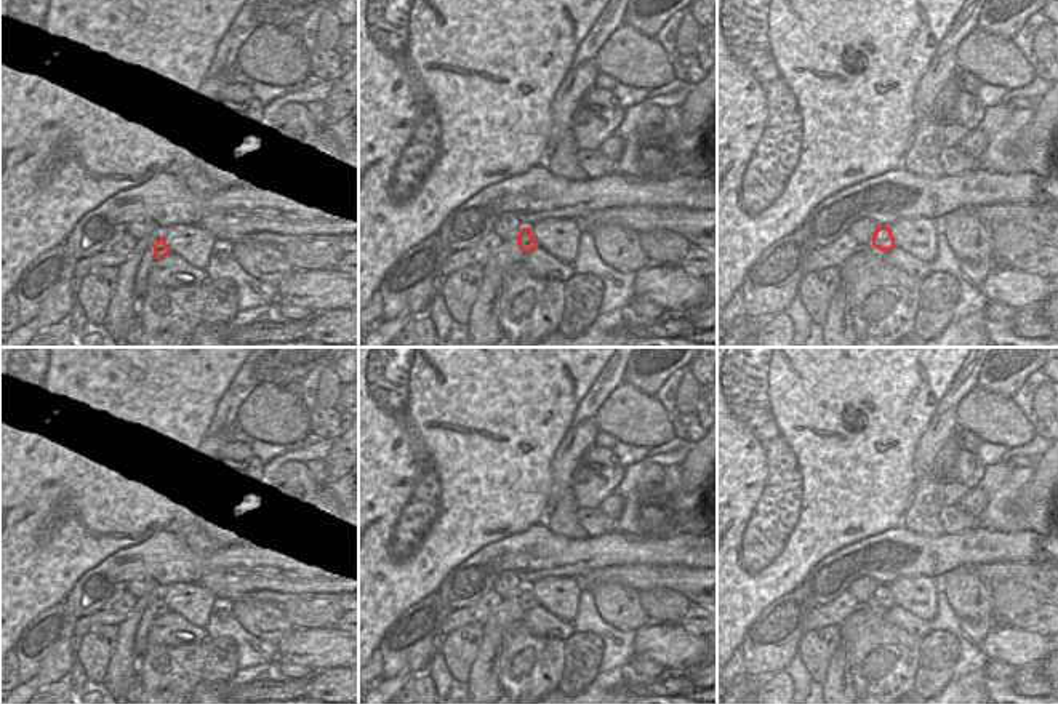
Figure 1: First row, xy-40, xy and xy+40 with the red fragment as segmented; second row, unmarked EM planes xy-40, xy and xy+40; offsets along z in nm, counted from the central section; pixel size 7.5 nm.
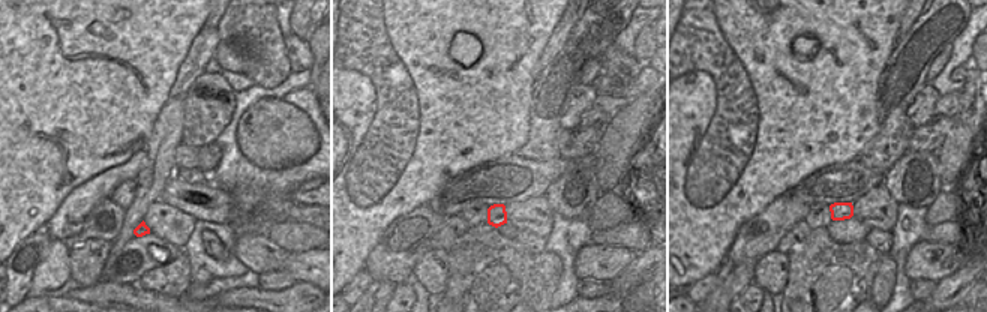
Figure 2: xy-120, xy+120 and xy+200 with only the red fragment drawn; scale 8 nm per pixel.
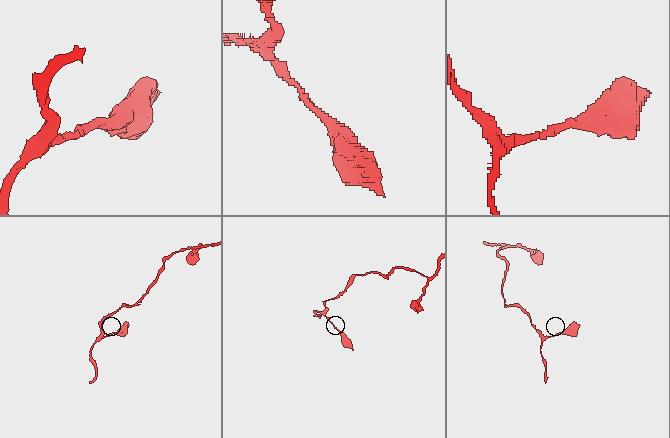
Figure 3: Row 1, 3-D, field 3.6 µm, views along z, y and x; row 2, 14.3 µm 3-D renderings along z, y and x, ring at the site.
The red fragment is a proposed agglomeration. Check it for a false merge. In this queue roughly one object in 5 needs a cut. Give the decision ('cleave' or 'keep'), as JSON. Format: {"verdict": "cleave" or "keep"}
{"verdict": "keep"}

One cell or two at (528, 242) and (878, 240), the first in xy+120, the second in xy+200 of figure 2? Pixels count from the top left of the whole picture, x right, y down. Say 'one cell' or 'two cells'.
one cell

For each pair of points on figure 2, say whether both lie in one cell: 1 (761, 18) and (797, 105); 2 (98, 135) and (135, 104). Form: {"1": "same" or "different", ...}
{"1": "same", "2": "same"}

